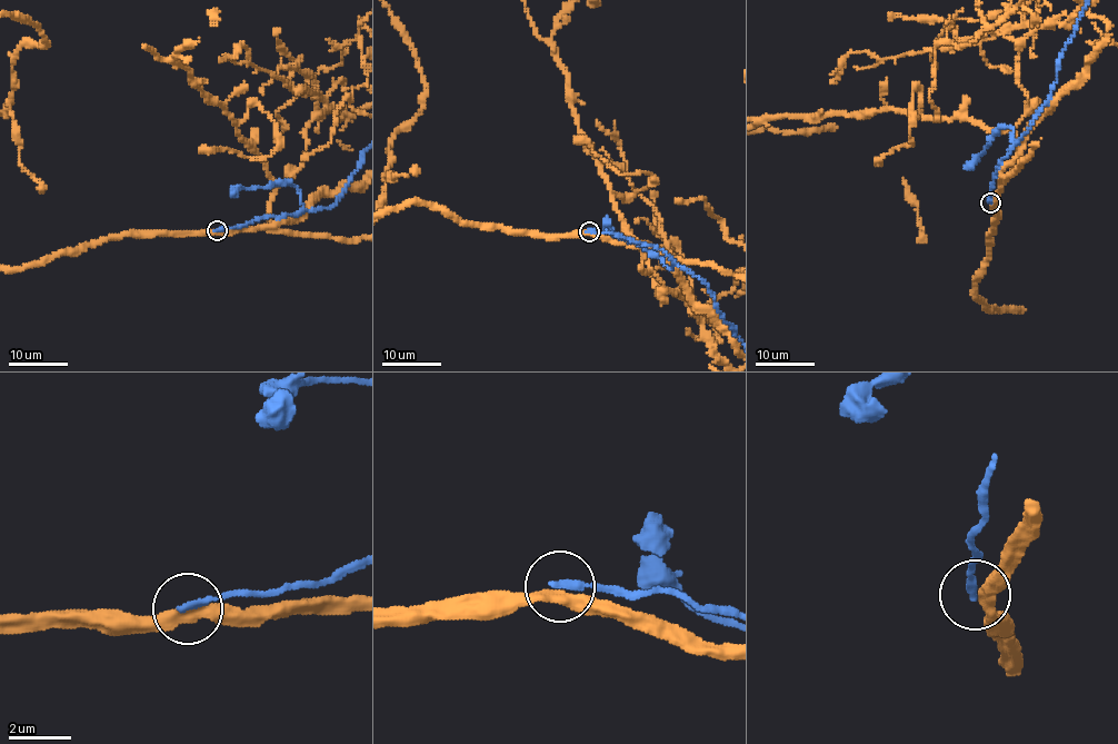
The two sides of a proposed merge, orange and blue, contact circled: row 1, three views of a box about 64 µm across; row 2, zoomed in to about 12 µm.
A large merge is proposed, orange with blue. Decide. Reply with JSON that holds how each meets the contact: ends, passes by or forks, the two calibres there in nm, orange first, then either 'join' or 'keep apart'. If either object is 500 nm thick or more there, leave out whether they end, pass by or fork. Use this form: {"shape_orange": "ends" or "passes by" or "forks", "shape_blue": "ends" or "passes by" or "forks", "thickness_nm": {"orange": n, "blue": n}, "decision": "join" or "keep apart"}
{"shape_orange": "passes by", "shape_blue": "ends", "thickness_nm": {"orange": 380, "blue": 200}, "decision": "keep apart"}

